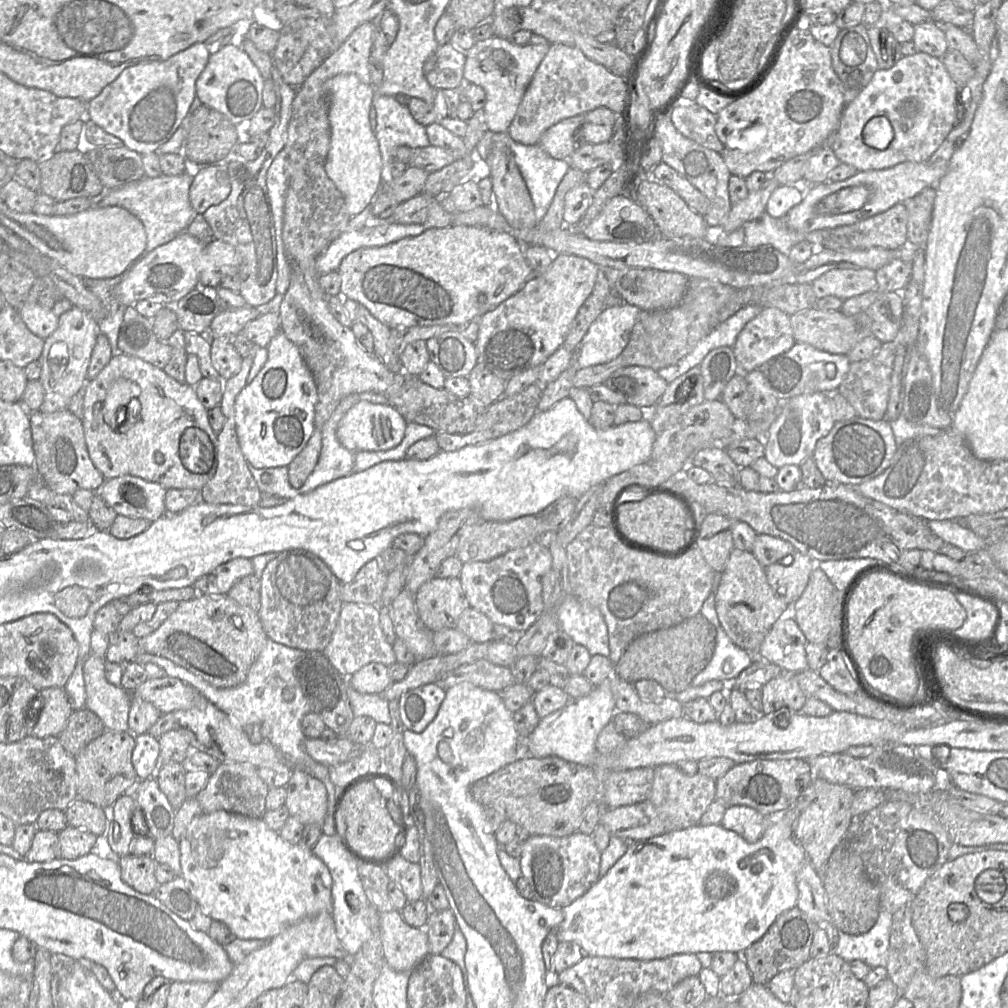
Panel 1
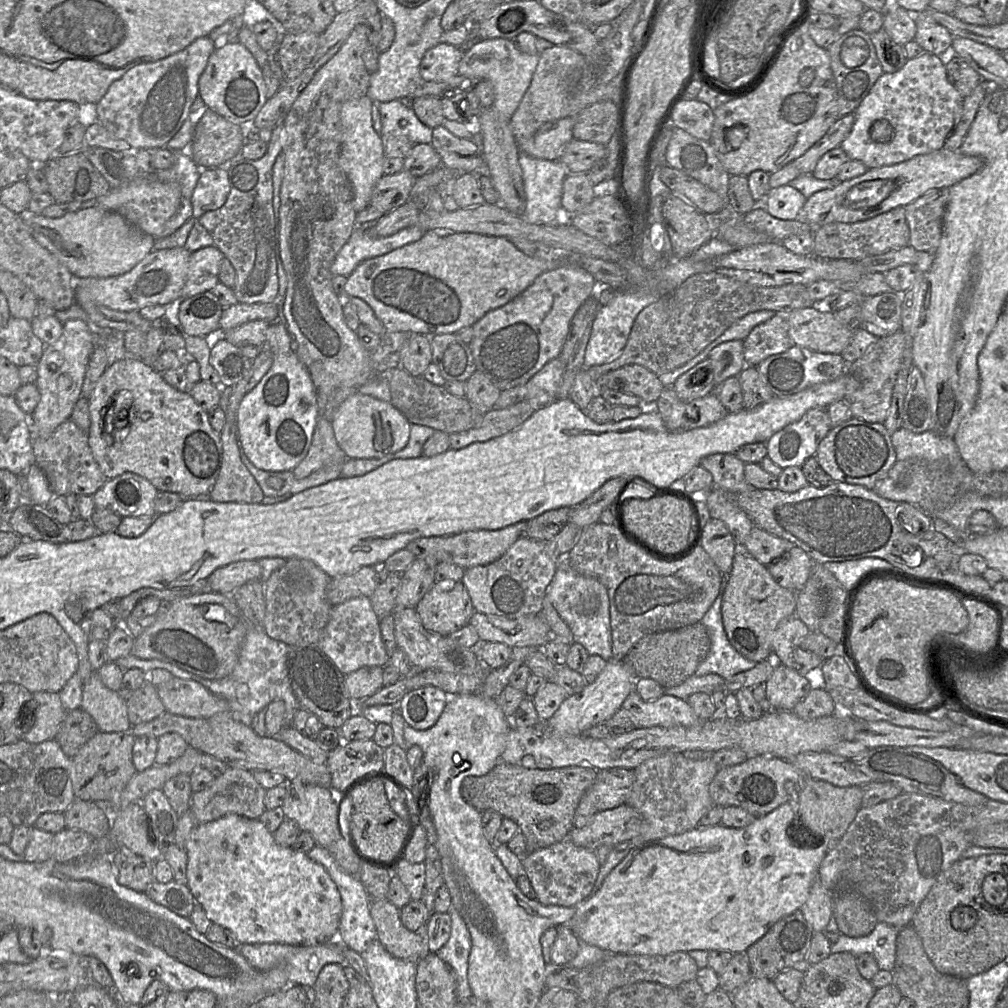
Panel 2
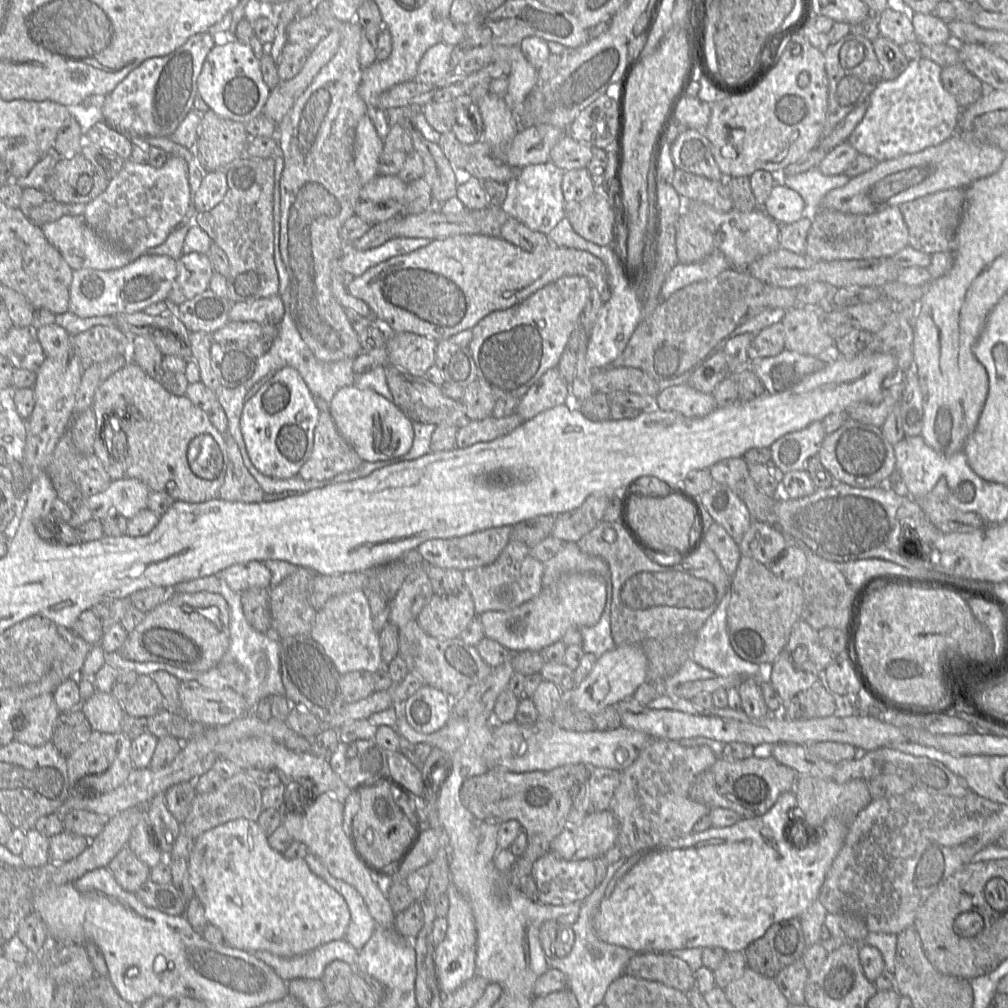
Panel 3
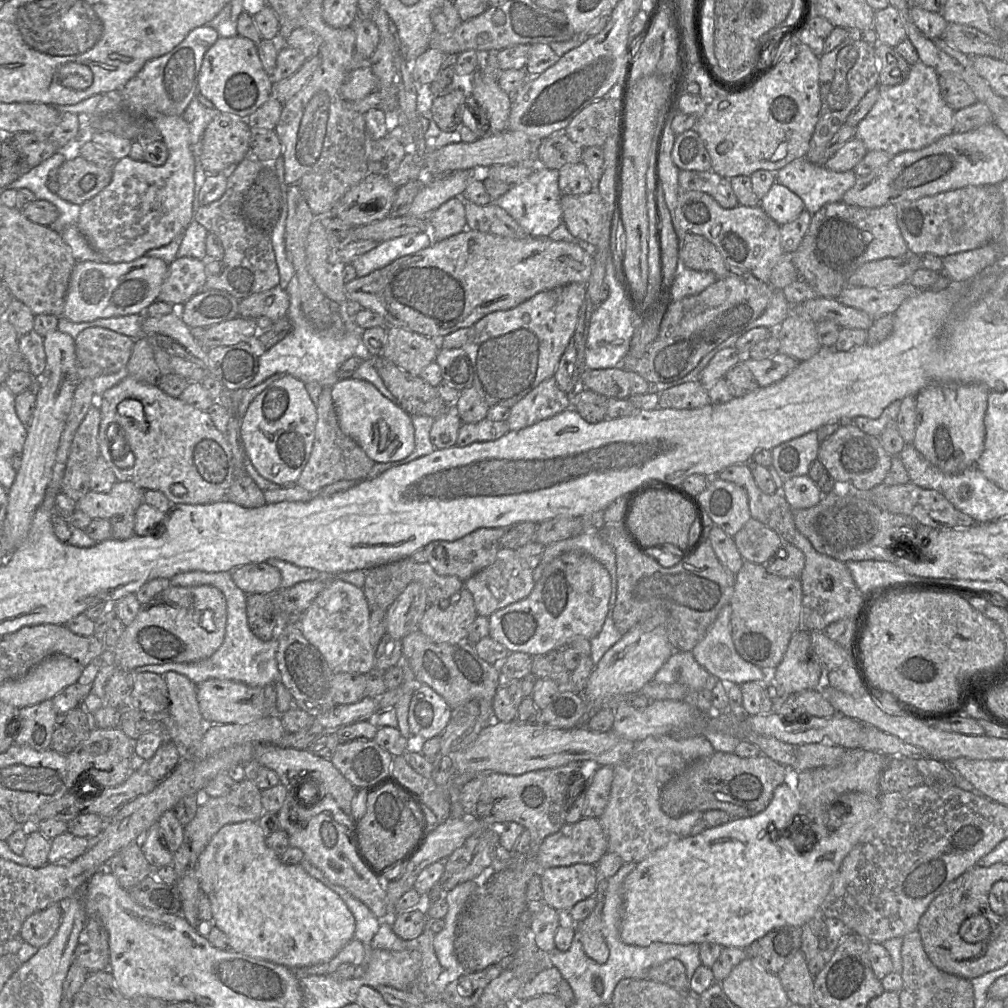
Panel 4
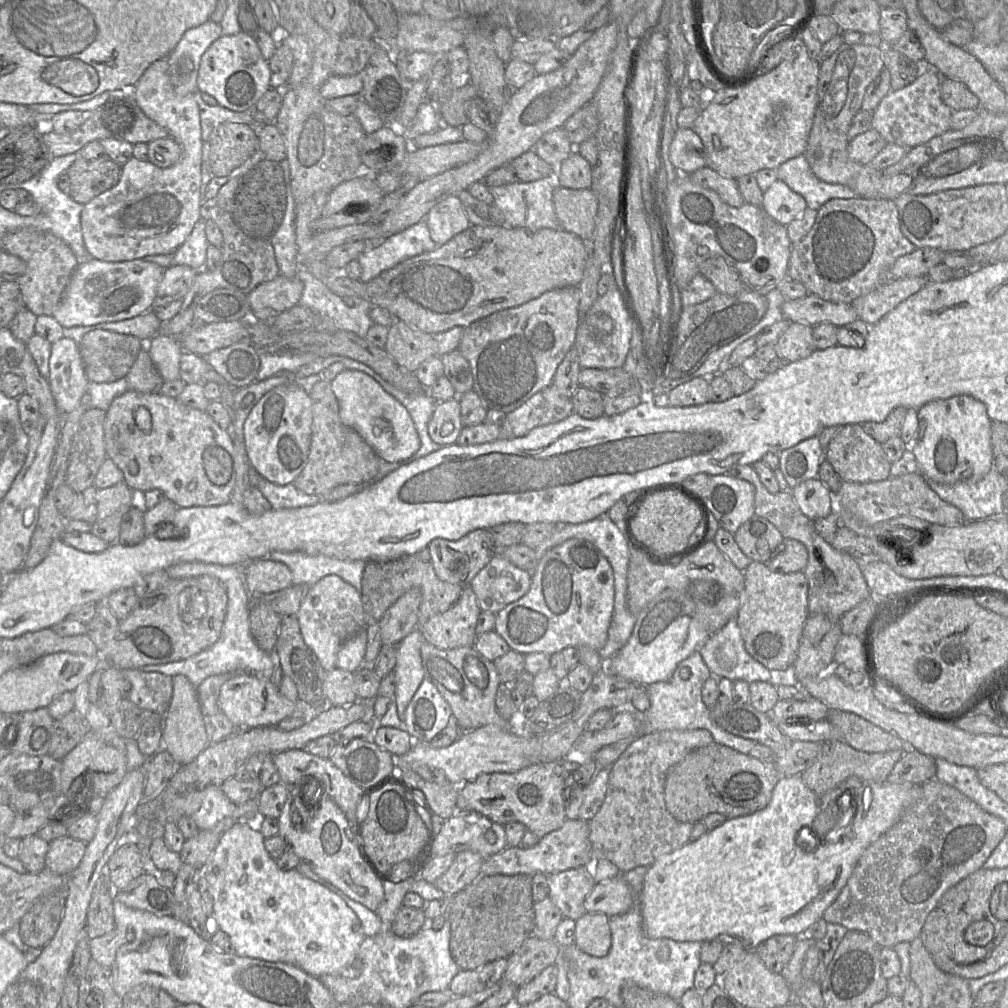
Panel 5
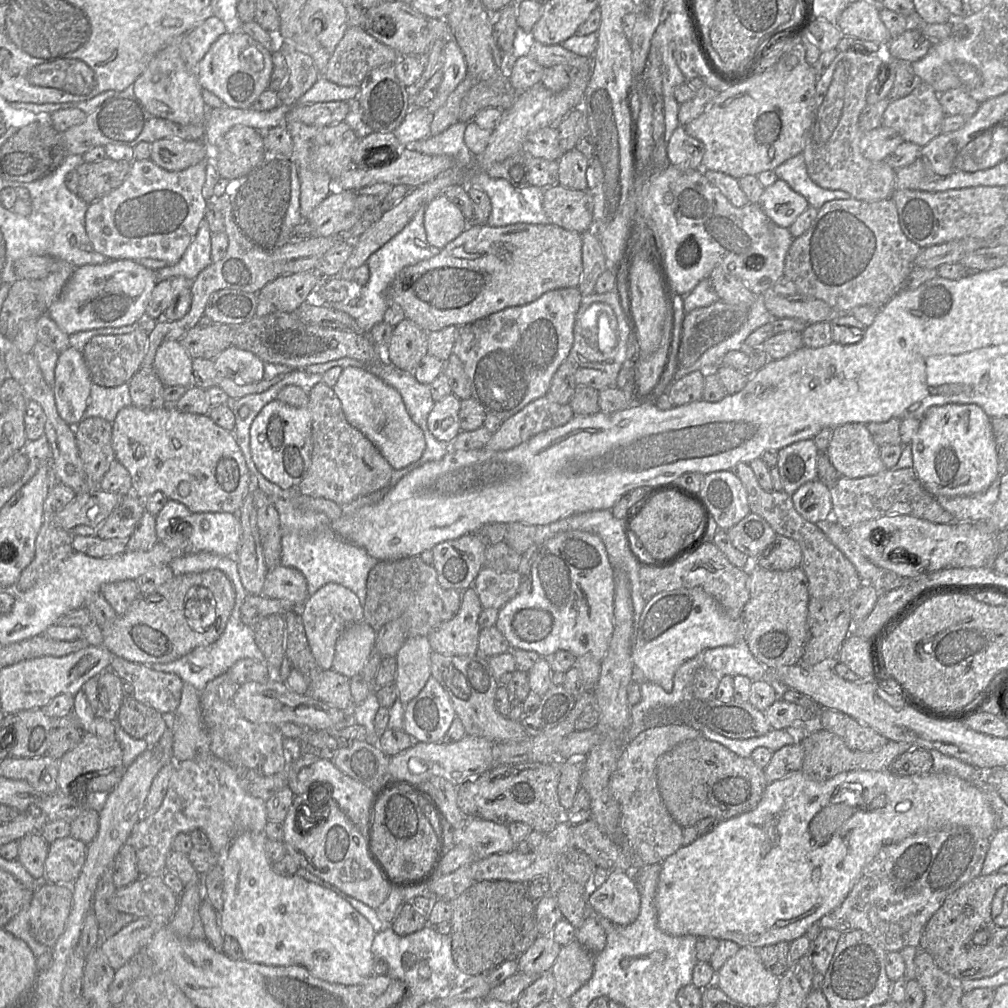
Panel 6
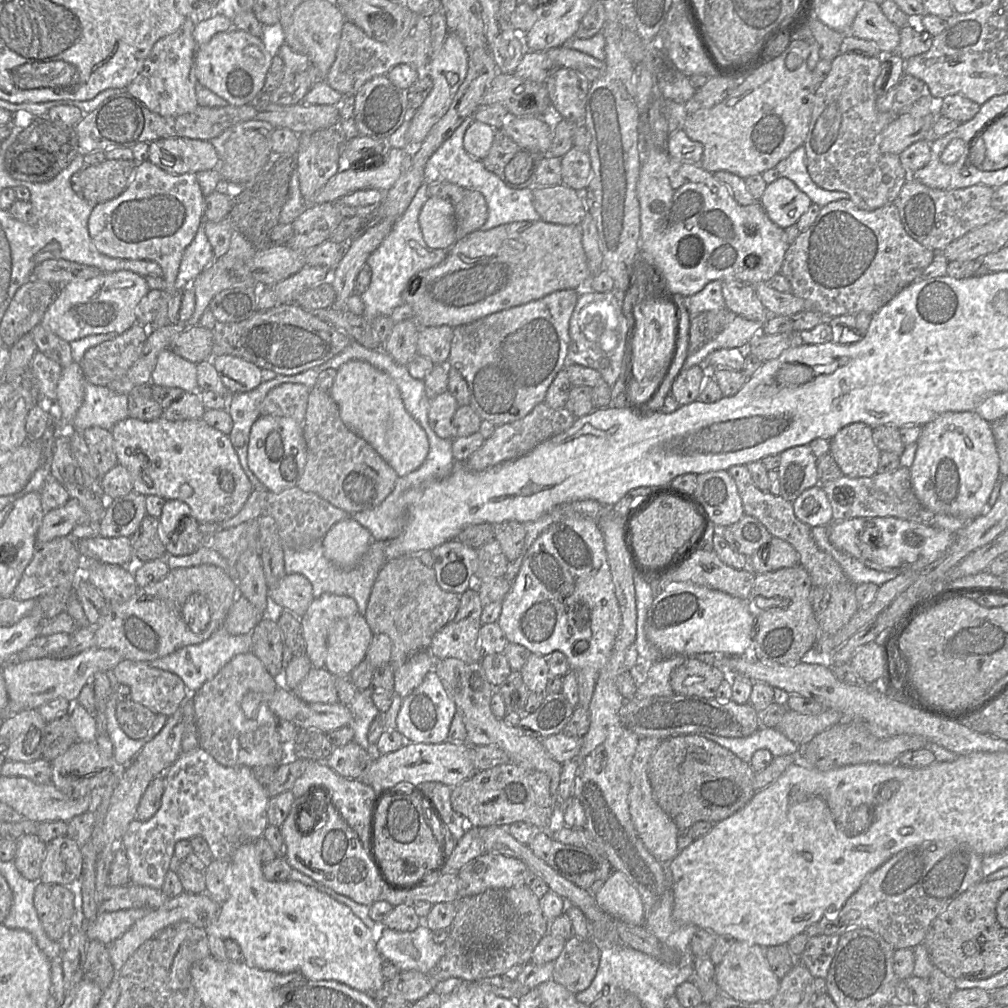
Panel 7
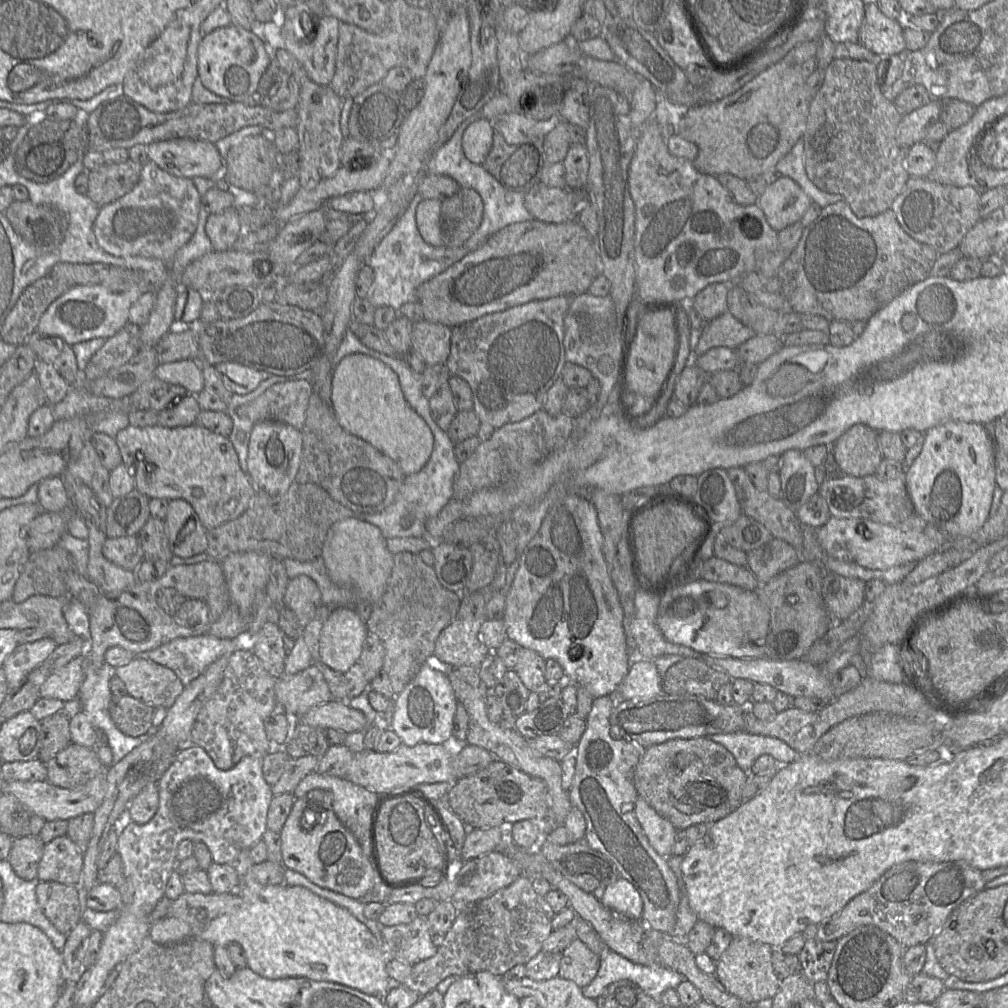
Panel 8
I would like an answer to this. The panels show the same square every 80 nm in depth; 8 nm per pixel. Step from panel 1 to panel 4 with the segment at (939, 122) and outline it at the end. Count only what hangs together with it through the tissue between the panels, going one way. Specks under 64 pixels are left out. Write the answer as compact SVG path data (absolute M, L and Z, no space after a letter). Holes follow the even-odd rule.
M919 61L911 66L903 83L880 86L876 103L856 126L855 137L865 144L868 151L897 155L919 150L954 132L954 113L941 96L938 73Z

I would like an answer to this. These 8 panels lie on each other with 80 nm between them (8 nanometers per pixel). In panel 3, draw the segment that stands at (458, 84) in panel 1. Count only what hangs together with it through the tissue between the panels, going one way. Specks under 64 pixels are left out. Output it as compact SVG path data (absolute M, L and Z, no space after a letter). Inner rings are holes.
M439 41L422 56L415 80L421 83L435 83L451 73L451 54L455 46Z

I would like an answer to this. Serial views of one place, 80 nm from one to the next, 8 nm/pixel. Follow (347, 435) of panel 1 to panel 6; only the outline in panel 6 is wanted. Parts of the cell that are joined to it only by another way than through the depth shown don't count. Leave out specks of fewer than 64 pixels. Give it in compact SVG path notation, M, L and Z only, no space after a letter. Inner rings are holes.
M346 367L333 390L348 423L373 443L394 470L420 459L426 447L423 431L412 421L396 389L365 369Z

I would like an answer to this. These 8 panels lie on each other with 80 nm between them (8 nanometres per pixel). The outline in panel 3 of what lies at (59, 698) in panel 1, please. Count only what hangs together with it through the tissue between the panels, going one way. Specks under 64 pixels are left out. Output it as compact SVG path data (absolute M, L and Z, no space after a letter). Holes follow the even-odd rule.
M53 693L39 695L24 701L20 711L13 718L13 727L16 729L15 741L32 747L40 747L52 742L54 728L60 713Z

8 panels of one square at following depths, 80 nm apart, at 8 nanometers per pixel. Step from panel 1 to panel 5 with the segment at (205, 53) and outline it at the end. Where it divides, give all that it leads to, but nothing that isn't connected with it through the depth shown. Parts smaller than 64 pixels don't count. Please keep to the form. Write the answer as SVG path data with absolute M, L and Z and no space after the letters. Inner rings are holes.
M211 19L183 34L167 56L168 74L176 94L185 96L198 92L197 77L201 57L221 35L220 24Z

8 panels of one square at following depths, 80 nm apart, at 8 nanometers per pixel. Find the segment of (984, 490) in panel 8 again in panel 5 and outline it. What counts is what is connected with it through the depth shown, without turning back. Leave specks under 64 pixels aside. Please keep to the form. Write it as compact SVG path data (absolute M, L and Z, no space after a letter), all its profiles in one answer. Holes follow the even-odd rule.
M969 395L933 400L917 409L918 428L909 447L915 455L918 472L927 481L954 484L978 480L994 468L992 420L986 410L984 403Z

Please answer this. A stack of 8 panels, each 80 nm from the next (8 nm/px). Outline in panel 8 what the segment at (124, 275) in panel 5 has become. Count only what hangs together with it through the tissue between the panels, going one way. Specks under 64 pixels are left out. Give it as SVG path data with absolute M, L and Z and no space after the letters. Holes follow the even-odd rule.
M134 282L71 286L49 305L41 316L36 331L59 337L70 346L93 338L108 339L129 322L129 310L141 294L140 286Z

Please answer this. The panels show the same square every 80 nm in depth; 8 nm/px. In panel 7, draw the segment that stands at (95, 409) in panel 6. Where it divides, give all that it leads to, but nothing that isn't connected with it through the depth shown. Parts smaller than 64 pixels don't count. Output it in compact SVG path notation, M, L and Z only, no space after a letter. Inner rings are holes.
M86 383L84 399L70 431L84 431L92 426L111 431L118 422L128 417L126 394L117 393L107 386Z

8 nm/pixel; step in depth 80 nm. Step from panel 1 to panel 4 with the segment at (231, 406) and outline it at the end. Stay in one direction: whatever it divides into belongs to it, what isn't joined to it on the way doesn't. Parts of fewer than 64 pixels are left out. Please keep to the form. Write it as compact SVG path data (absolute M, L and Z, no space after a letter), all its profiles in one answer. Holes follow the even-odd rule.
M235 467L235 477L231 486L229 487L225 499L247 508L258 508L266 504L263 491L246 472L245 467L243 470L237 469Z

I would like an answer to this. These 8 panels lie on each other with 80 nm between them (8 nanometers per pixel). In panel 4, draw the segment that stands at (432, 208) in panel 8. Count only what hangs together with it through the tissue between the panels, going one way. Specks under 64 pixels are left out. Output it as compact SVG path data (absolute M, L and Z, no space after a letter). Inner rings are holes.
M454 197L429 215L429 233L434 241L446 239L467 228L465 205L461 197Z

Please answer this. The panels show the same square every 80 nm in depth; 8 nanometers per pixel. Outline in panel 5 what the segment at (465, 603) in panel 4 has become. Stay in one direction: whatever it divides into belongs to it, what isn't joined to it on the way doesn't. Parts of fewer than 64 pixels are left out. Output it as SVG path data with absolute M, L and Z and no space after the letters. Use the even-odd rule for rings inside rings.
M465 586L452 607L432 616L416 629L428 643L440 649L474 646L477 638L475 629L481 612L476 594Z

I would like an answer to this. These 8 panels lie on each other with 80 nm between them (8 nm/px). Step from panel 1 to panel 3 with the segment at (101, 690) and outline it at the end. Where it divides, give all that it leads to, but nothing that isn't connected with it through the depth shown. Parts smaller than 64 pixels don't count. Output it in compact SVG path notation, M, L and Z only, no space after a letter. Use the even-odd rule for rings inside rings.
M96 690L90 698L81 703L80 709L93 731L110 734L122 732L125 711L123 704L111 693Z

